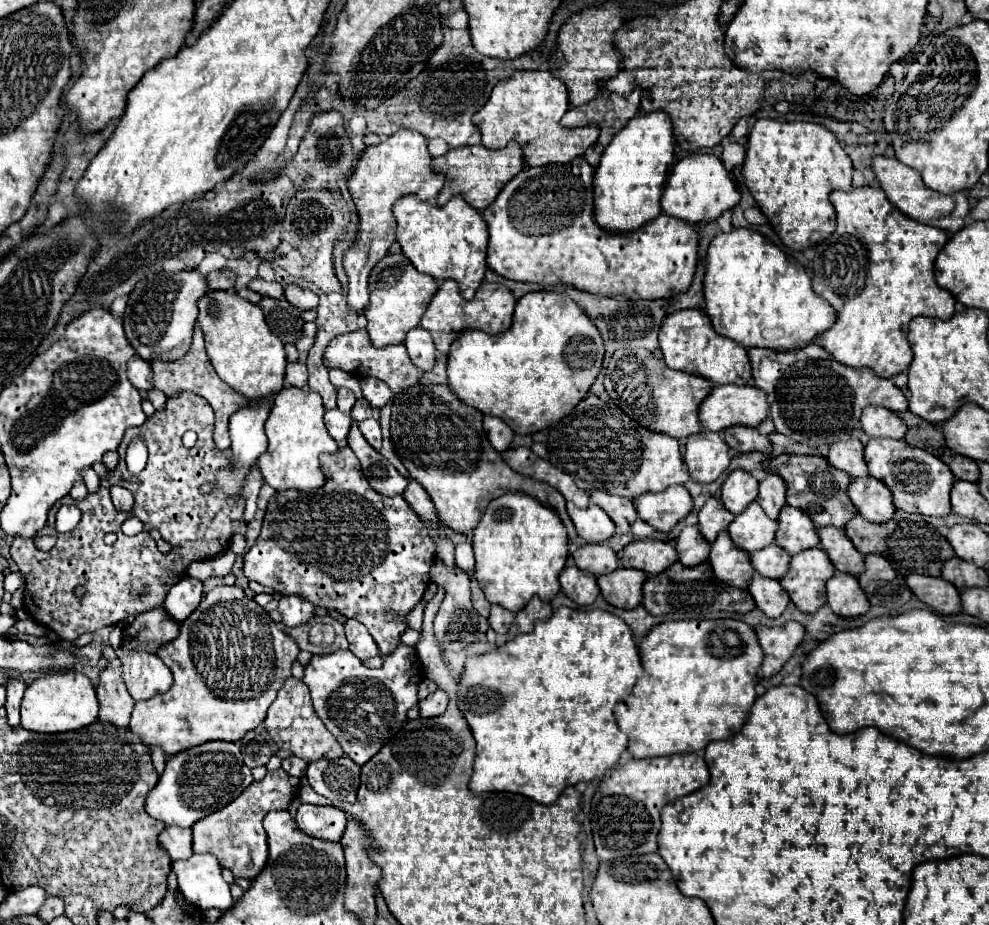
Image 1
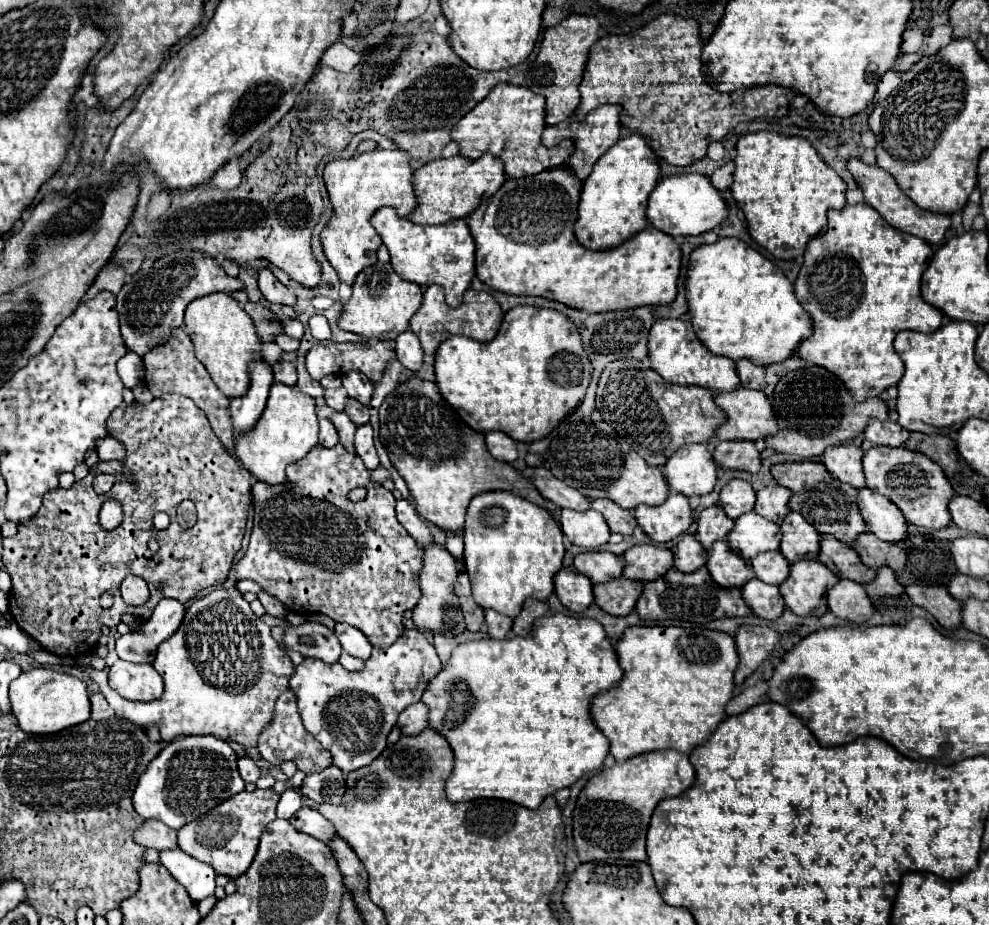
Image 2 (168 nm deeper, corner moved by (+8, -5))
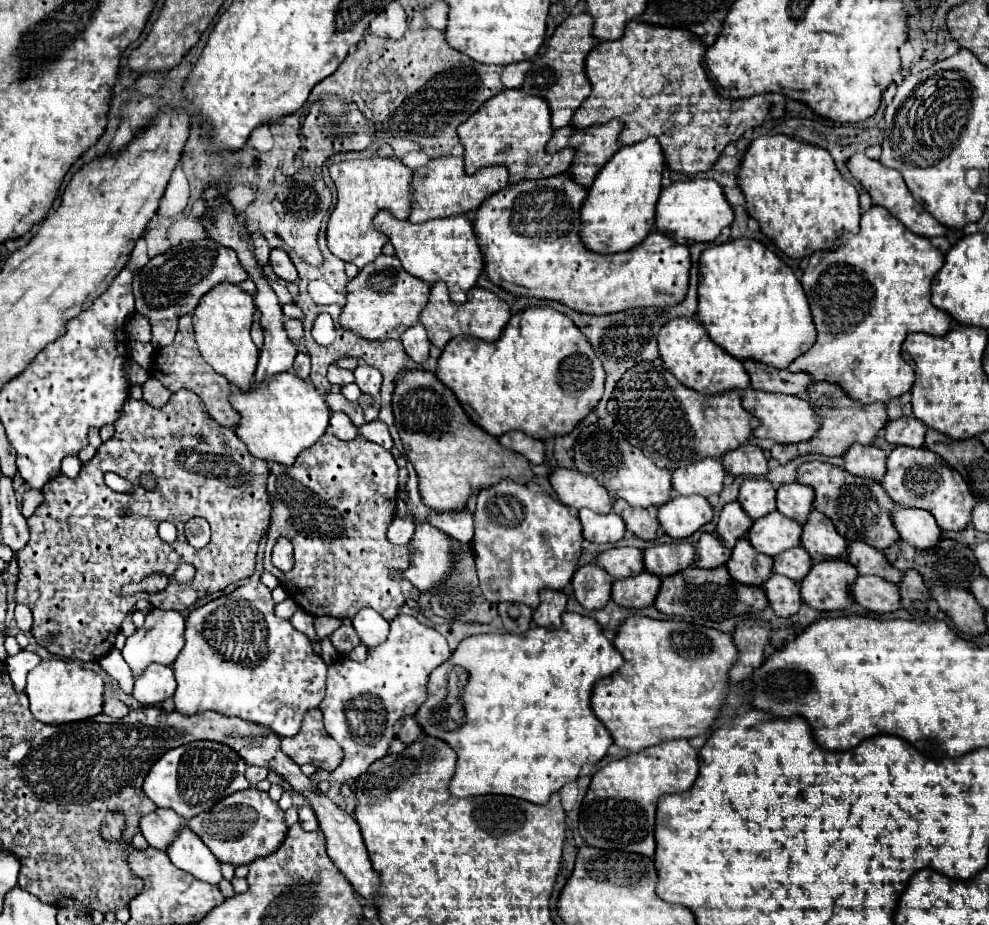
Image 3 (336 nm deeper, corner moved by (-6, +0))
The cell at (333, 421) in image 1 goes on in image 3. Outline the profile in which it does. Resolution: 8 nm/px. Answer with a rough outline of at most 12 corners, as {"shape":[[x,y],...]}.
{"shape":[[332,413],[330,433],[342,441],[358,435],[346,413]]}

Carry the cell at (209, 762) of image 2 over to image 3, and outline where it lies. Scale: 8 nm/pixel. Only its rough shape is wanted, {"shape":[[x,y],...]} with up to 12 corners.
{"shape":[[224,743],[162,755],[144,781],[186,821],[252,787]]}

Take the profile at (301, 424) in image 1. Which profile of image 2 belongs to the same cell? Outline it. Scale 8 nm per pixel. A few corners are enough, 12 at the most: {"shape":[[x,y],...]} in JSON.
{"shape":[[274,382],[234,454],[268,484],[316,444],[314,398]]}

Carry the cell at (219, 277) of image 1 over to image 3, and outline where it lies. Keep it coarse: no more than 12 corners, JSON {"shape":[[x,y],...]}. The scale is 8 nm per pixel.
{"shape":[[252,233],[254,257],[260,267],[268,263],[270,247],[260,233]]}

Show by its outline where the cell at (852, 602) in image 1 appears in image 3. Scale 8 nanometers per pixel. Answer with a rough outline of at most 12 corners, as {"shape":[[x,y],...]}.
{"shape":[[860,575],[852,597],[872,613],[900,609],[894,583]]}

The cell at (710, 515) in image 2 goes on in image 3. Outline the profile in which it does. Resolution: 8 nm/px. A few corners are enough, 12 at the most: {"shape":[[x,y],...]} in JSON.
{"shape":[[738,501],[724,505],[716,535],[732,549],[748,533],[752,519]]}

